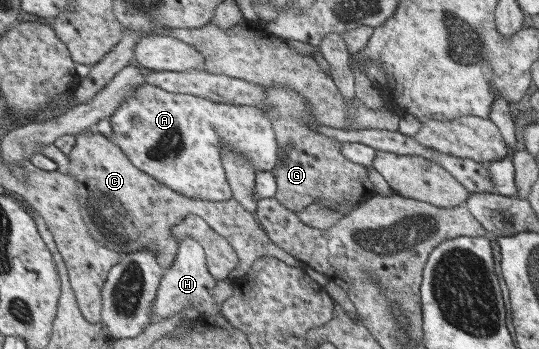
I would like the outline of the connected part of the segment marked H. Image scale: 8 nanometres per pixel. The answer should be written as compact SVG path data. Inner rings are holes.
M183 239L177 243L174 262L163 273L158 283L157 298L154 299L150 312L150 325L159 322L162 318L174 316L184 308L194 308L198 315L218 314L220 305L213 301L214 277L209 272L202 246L193 239Z

